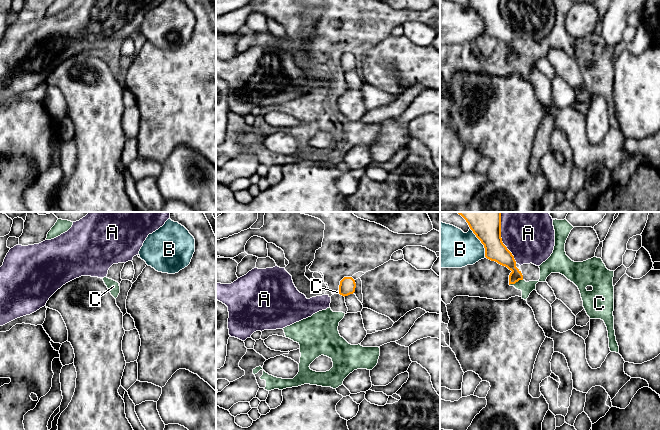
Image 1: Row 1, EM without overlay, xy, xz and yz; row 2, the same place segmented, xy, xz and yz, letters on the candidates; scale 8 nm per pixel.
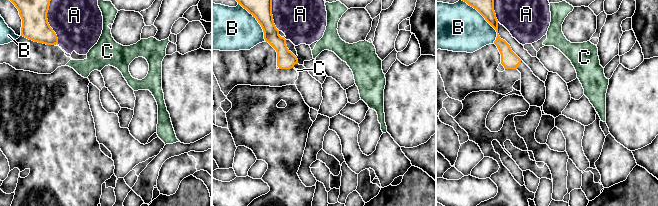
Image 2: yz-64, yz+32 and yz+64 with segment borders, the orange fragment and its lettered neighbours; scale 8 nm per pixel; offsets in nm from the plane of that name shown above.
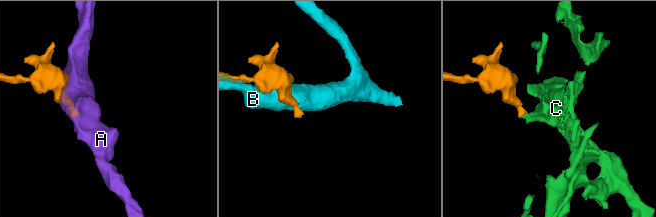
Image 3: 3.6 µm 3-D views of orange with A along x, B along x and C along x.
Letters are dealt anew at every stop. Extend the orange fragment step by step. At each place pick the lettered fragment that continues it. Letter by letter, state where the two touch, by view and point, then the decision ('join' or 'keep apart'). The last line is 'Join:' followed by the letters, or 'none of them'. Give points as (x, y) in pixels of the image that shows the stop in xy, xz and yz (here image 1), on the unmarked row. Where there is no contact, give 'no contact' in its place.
A: meets orange in yz at (502, 19); keep apart
B: meets orange in yz at (481, 18); keep apart
C: meets orange in yz at (515, 58); keep apart
Join: none of them

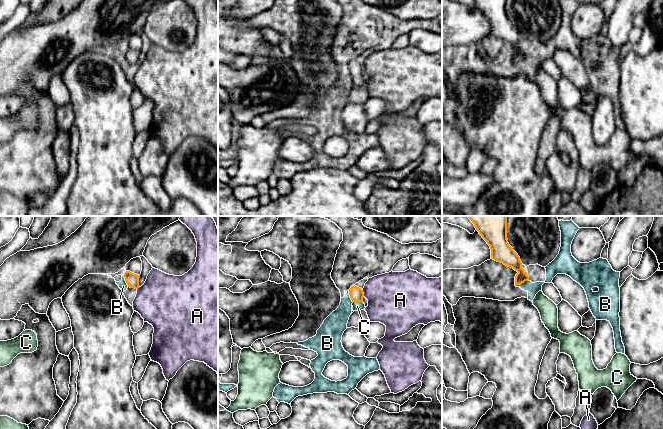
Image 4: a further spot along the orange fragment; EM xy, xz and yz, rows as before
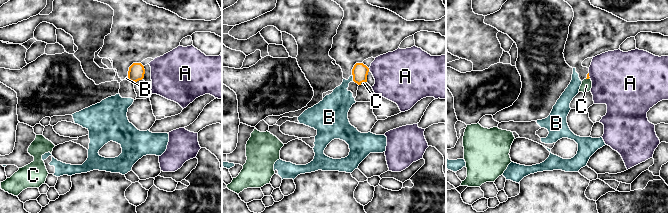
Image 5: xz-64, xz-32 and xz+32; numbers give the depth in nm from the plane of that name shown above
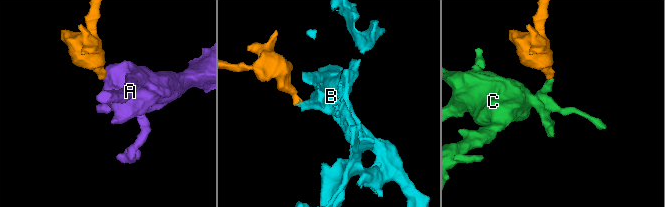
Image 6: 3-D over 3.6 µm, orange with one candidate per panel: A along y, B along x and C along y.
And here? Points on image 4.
A: meets orange in xz at (363, 69); keep apart
B: meets orange in yz at (521, 59); keep apart
C: meets orange in xz at (358, 77); join
Join: C

